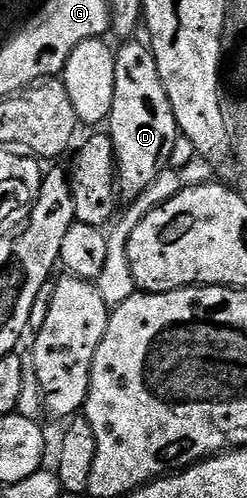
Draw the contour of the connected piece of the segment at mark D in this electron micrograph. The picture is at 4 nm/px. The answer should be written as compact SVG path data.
M137 40L123 43L121 50L115 51L114 104L106 123L107 133L112 136L116 149L118 186L128 196L140 194L150 184L154 176L169 165L176 150L178 127L170 96L162 84L158 64L152 55L151 45L144 46Z

